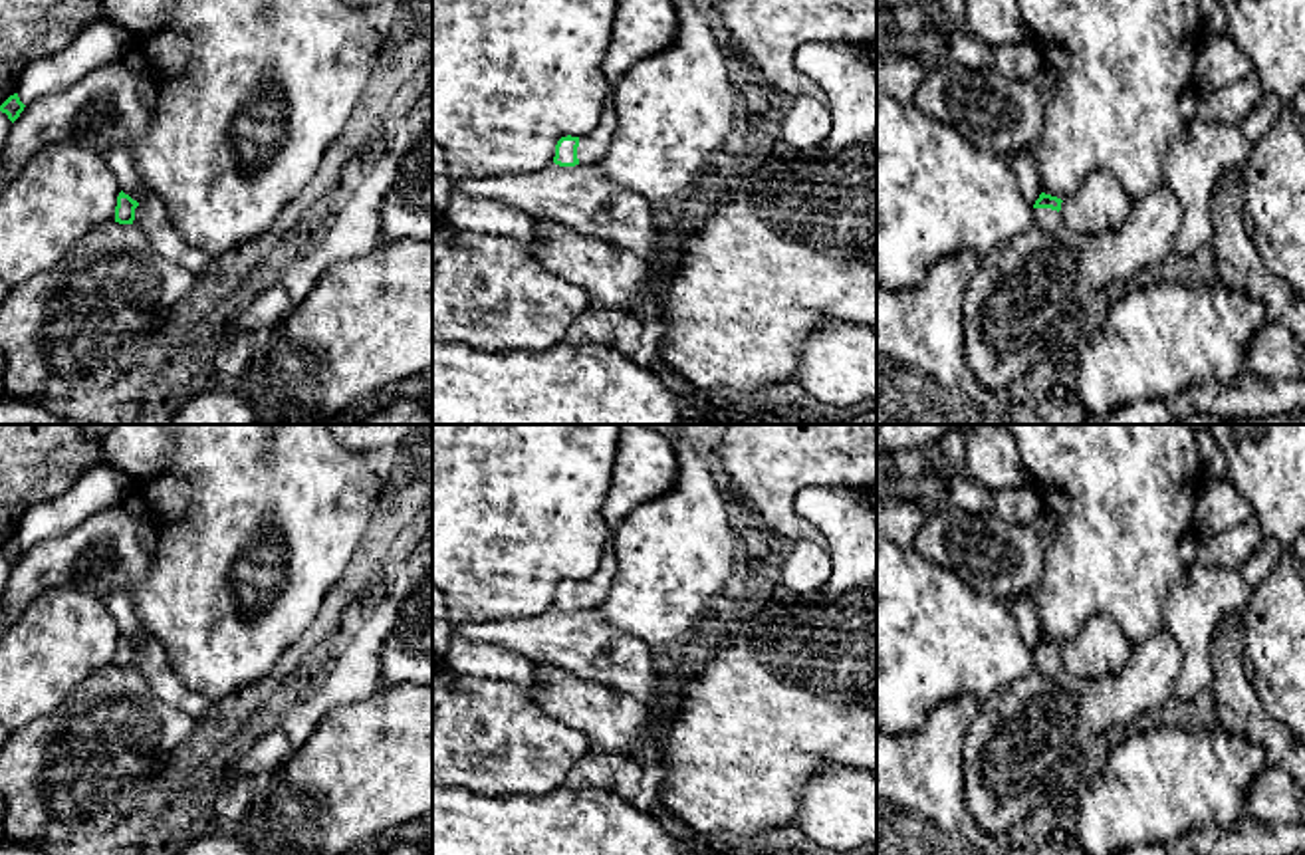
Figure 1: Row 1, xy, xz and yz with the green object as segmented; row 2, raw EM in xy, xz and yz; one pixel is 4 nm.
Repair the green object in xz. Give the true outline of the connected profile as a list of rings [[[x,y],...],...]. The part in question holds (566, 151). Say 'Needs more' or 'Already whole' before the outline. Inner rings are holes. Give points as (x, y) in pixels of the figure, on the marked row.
Needs more. [[[607,97],[605,105],[605,119],[589,135],[567,135],[557,141],[553,157],[555,165],[597,165],[607,155],[617,125],[617,115],[613,97]]]

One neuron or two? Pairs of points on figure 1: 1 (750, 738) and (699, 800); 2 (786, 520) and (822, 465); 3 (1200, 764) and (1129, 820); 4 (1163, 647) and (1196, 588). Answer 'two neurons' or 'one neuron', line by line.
1: one neuron
2: one neuron
3: one neuron
4: two neurons

